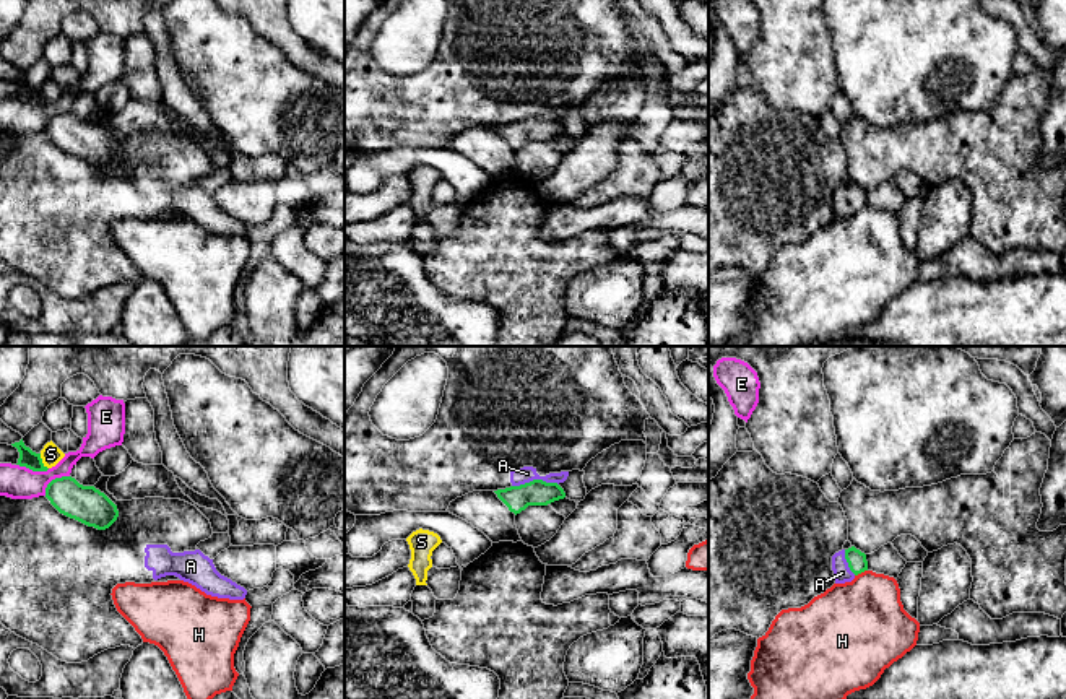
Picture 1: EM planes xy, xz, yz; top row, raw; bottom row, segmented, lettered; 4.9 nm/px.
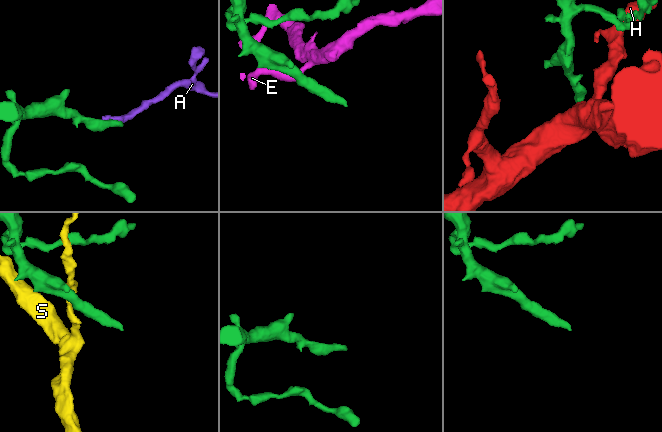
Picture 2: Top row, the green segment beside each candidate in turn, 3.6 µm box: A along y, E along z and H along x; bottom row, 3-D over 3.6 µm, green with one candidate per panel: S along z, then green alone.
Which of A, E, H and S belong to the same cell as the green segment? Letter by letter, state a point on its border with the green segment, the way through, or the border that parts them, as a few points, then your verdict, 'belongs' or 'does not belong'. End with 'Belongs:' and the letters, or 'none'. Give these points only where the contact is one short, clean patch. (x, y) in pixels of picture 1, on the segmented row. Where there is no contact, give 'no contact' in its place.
A: meets green in xz at (535, 480); runs through xz (535, 493), (535, 480), (527, 473); belongs
E: meets green in xy at (33, 470); does not belong
H: meets green in yz at (860, 573); does not belong
S: meets green in xy at (41, 462); does not belong
Belongs: A

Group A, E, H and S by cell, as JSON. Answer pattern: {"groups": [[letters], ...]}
{"groups": [["A"], ["E"], ["H"], ["S"]]}

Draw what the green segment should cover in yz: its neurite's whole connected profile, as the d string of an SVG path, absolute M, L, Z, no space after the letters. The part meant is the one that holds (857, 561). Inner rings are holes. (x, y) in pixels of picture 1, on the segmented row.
M855 546L832 556L835 584L852 582L858 574L868 571L866 554Z

